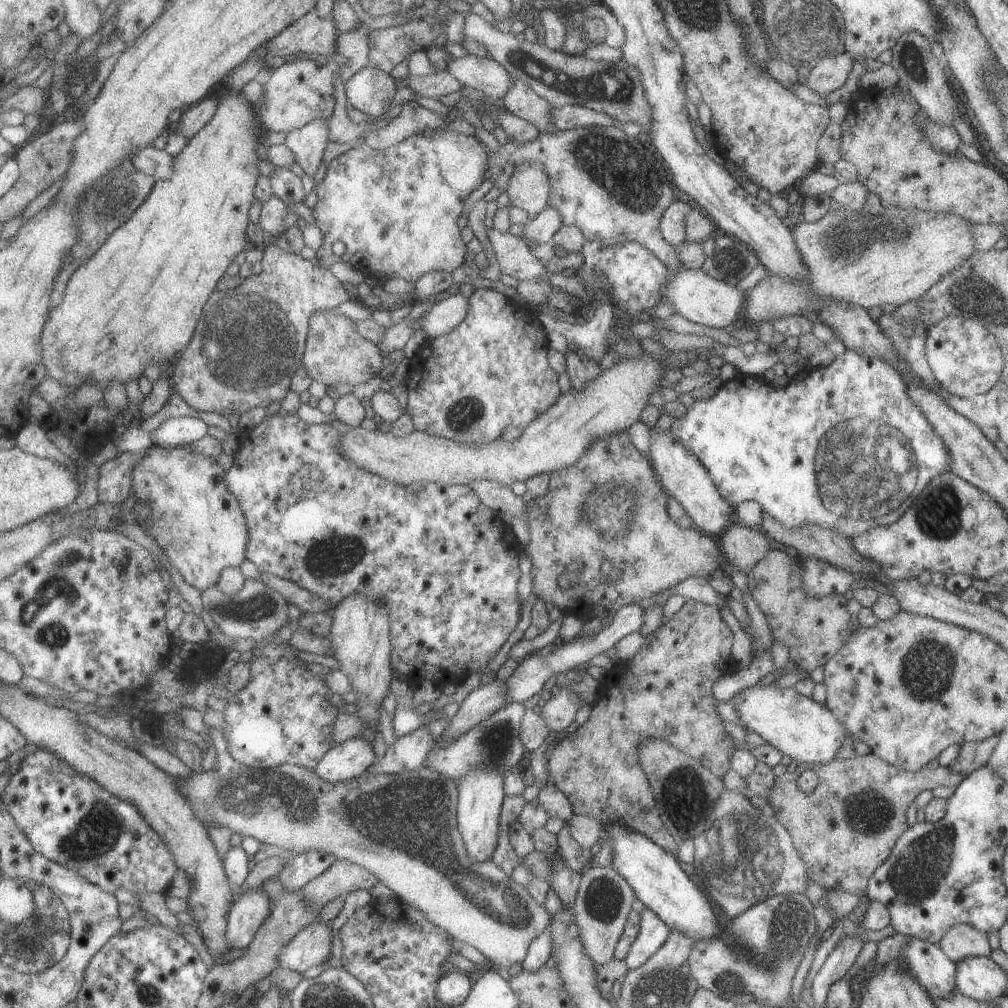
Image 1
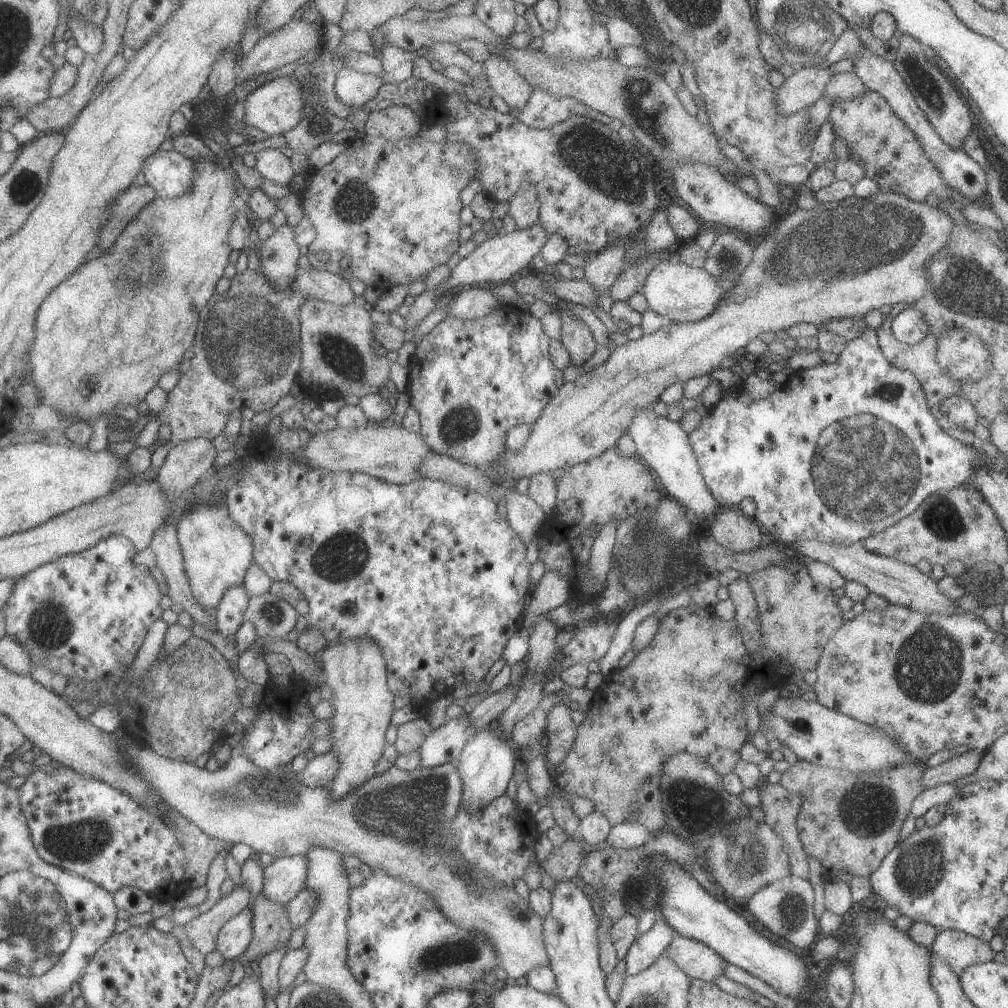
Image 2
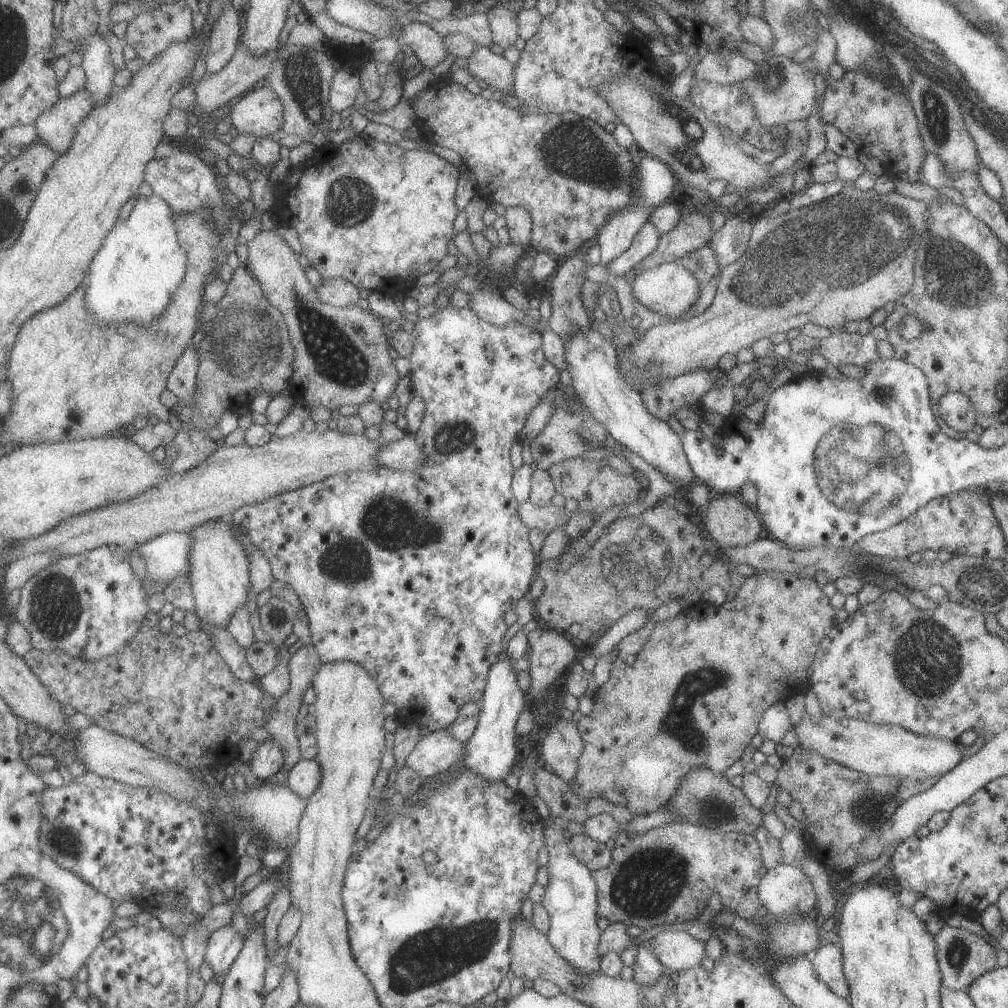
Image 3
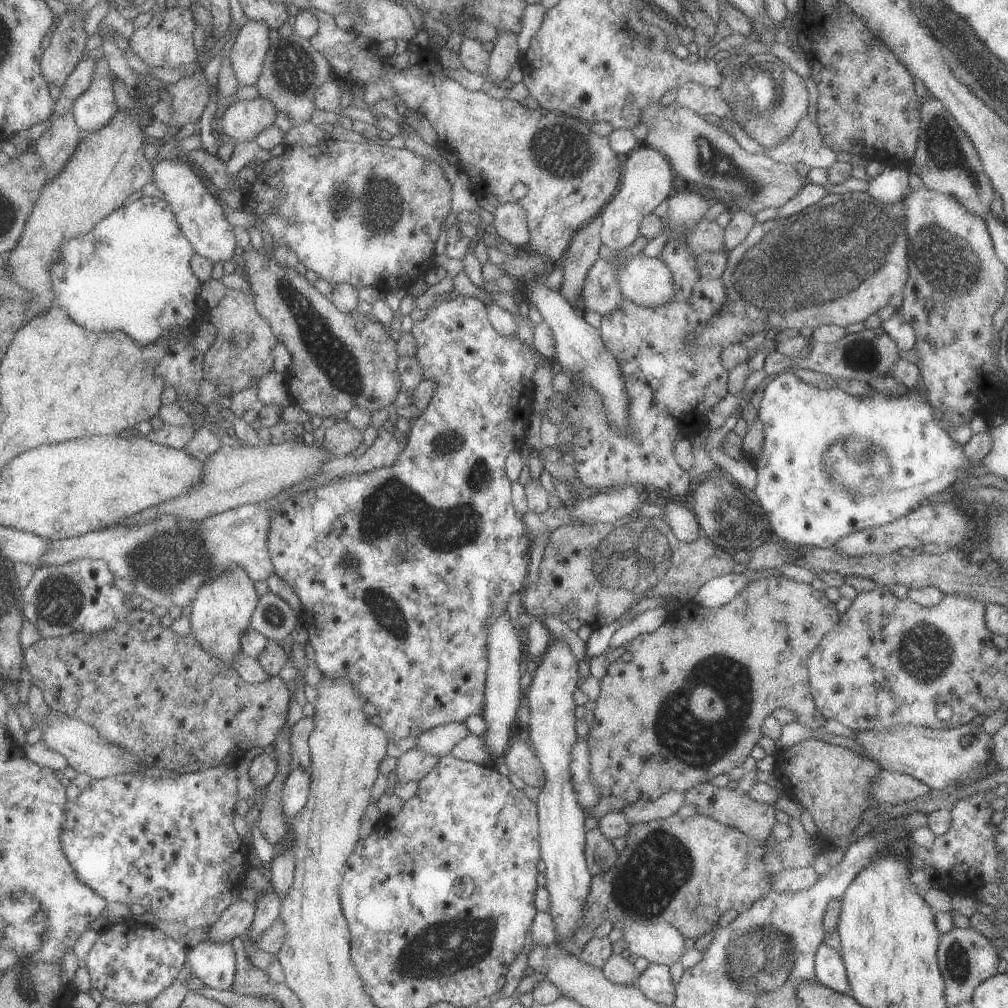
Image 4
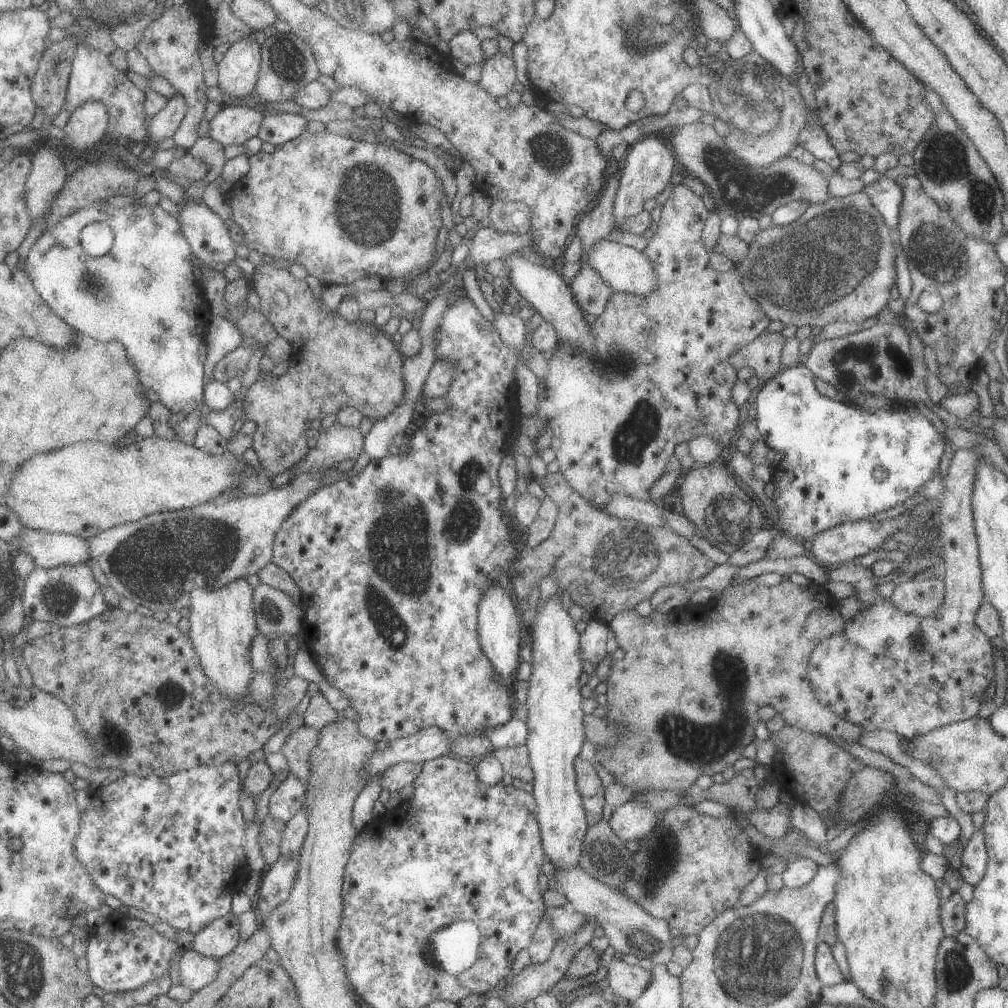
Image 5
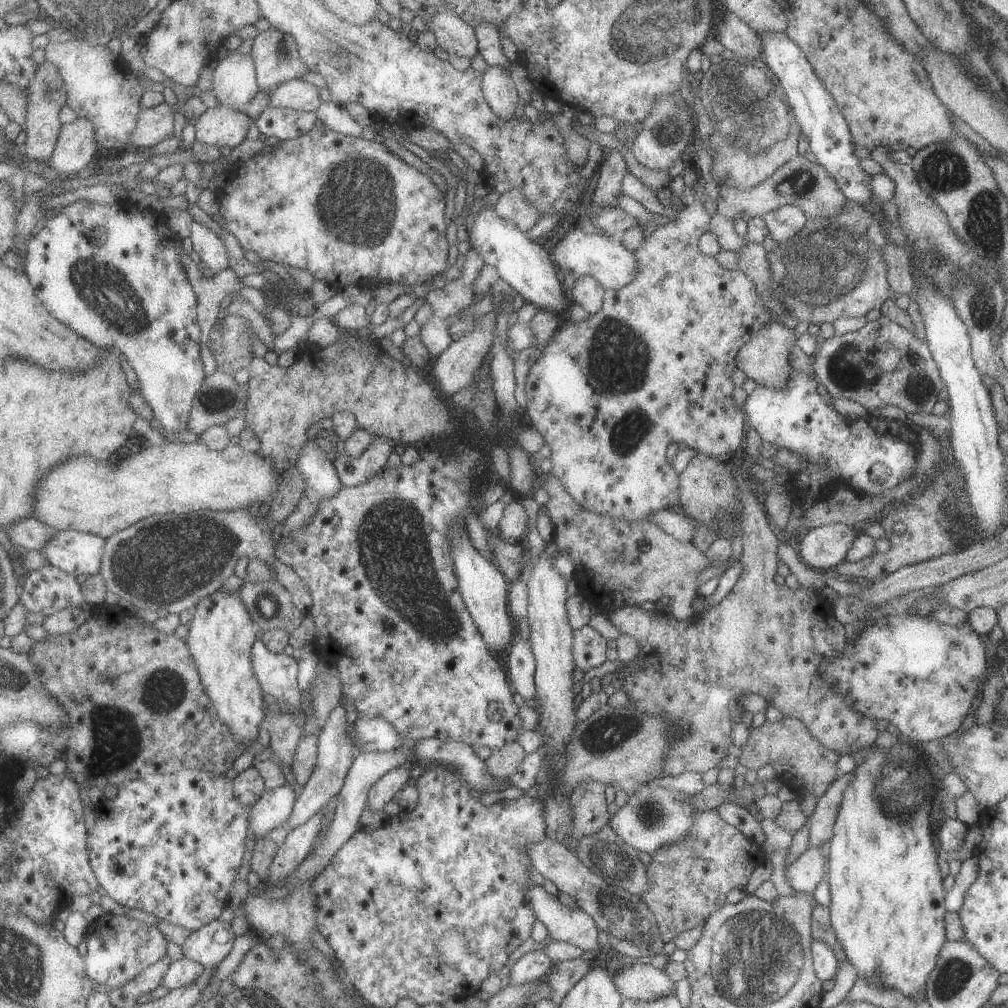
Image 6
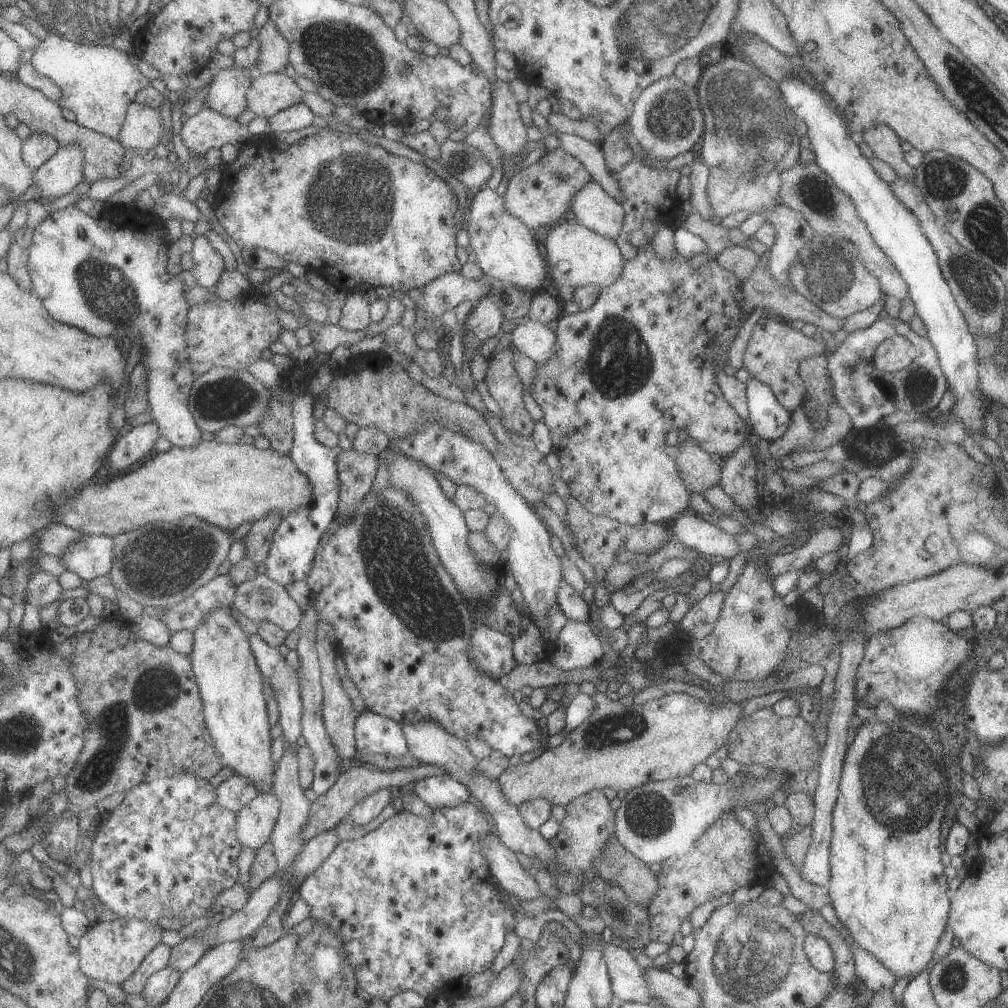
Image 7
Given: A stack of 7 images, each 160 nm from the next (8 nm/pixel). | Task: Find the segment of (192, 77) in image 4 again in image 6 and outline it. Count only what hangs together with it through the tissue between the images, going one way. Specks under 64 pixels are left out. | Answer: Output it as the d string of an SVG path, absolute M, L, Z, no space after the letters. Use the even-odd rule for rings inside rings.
M165 102L153 108L140 109L136 127L130 134L129 146L140 151L169 138L173 135L173 114L174 108Z

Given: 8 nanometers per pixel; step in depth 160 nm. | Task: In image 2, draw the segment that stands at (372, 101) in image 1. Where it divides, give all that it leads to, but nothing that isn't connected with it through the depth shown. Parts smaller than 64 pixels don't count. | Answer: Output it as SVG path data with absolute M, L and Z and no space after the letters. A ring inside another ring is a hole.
M341 67L334 78L334 93L343 104L361 110L378 93L382 84L374 74Z

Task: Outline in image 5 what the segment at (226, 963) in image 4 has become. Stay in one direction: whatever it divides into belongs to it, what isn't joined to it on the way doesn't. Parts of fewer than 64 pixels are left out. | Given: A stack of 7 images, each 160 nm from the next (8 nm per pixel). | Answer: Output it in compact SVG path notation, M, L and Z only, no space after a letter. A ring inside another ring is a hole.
M195 949L183 950L177 962L181 982L189 990L196 991L211 984L218 975L220 960L199 954Z

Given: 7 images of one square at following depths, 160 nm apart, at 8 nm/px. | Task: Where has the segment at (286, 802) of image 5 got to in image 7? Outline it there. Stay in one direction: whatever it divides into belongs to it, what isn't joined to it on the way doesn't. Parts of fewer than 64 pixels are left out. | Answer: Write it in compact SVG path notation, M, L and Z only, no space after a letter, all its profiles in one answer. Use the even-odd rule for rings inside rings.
M272 790L257 793L236 813L236 837L243 847L259 848L269 842L278 817L279 801Z

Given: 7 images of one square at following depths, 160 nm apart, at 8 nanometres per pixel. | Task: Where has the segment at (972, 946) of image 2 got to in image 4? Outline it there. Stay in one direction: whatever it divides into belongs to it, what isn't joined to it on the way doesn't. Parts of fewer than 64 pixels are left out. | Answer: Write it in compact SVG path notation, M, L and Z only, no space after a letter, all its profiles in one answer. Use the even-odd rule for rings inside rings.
M970 926L964 929L953 927L949 932L938 933L936 961L941 978L944 980L946 1005L952 1007L959 1003L970 1002L975 987L997 973L999 958L990 940Z

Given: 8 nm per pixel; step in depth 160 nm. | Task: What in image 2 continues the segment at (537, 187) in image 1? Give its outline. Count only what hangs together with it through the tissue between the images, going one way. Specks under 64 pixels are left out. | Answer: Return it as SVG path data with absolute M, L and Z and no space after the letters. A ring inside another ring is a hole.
M525 183L509 200L508 214L516 224L516 233L538 223L538 198L535 187Z

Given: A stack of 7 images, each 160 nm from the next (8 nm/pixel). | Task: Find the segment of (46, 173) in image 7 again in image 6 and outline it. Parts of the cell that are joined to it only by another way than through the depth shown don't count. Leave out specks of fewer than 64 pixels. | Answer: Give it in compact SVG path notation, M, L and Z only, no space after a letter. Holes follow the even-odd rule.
M75 117L73 122L60 126L58 137L47 163L63 176L86 173L86 166L96 151L94 126L87 118Z

